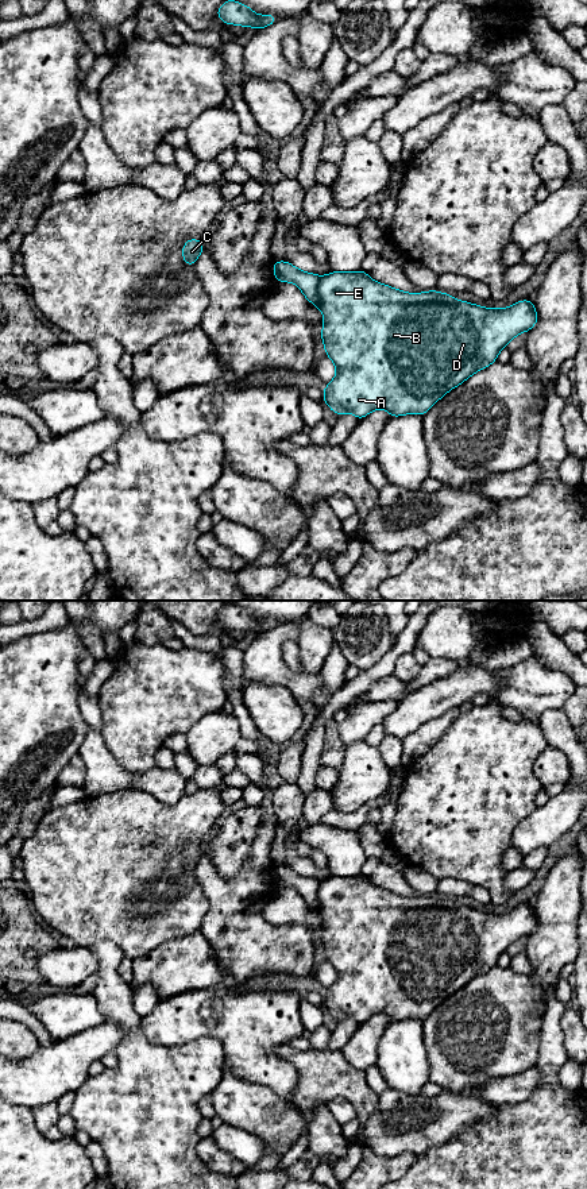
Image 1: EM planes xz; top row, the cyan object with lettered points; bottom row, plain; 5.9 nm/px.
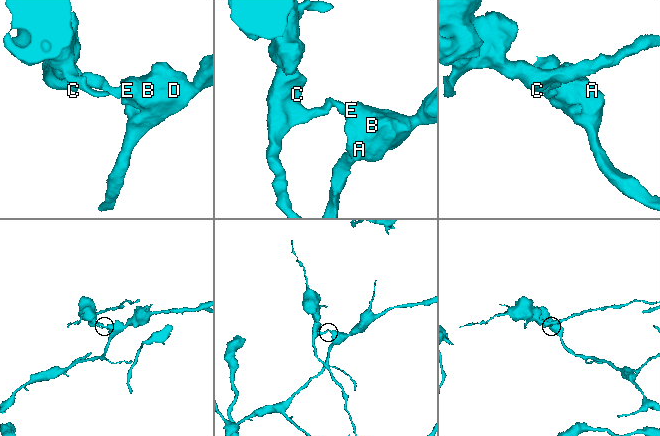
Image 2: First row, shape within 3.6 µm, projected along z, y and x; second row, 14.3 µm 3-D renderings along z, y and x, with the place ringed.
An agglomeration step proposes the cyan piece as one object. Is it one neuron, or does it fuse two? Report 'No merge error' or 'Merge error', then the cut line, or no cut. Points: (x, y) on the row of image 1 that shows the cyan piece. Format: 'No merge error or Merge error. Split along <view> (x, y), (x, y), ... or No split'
Merge error. Split along xz (320, 277), (316, 304)

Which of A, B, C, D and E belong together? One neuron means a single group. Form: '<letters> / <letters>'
A B D E / C

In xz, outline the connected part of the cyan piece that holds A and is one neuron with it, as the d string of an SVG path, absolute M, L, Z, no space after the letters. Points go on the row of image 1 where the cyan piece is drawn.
M363 270L331 271L320 277L317 292L317 306L324 316L321 339L325 355L336 366L336 375L325 385L323 401L335 414L348 412L358 421L376 409L387 410L390 417L424 416L453 387L495 363L498 354L511 339L529 332L538 321L530 300L520 300L509 308L483 308L437 290L406 293L371 279Z

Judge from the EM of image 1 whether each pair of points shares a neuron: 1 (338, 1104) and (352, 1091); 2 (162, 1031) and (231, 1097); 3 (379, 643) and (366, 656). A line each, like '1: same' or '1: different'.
1: different
2: different
3: same

